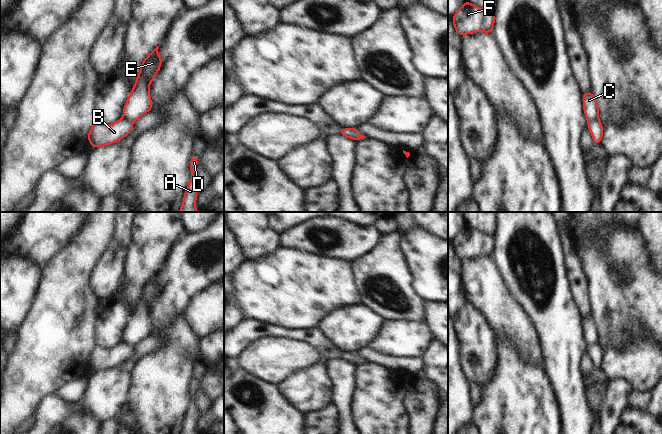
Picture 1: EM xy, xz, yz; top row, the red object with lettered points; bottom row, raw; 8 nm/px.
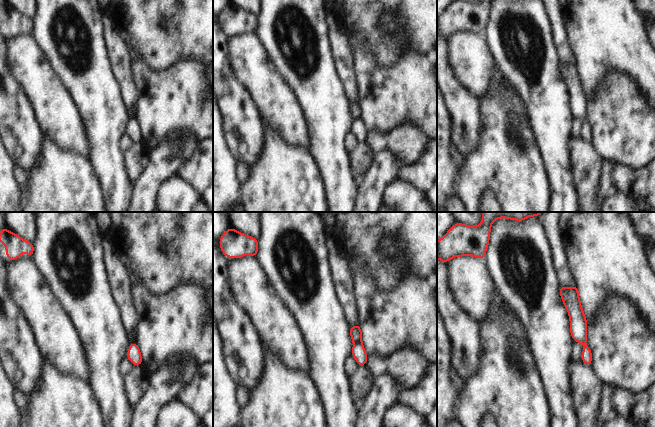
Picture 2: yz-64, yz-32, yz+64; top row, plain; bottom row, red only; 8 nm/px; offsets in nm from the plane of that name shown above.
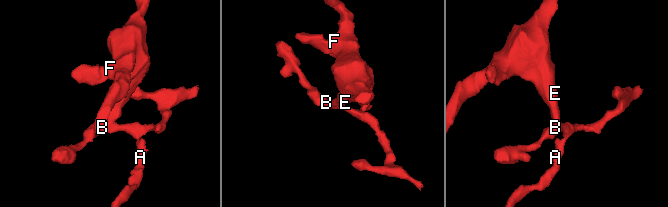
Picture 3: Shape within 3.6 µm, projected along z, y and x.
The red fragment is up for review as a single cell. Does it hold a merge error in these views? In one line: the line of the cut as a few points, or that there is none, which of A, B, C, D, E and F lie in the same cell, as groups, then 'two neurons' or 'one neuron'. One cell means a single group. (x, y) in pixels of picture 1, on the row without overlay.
yz (598, 342), (588, 346) | A B D / C E F | two neurons

